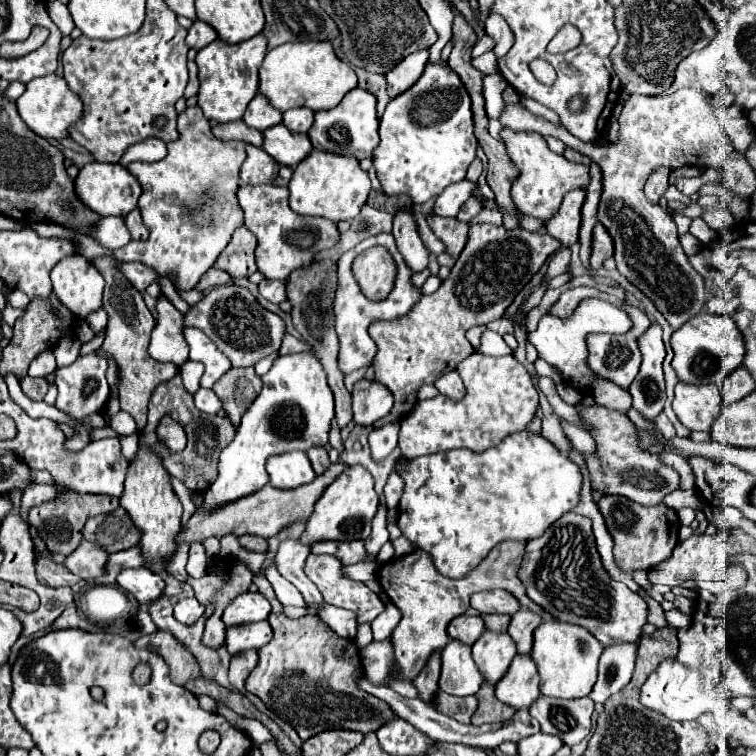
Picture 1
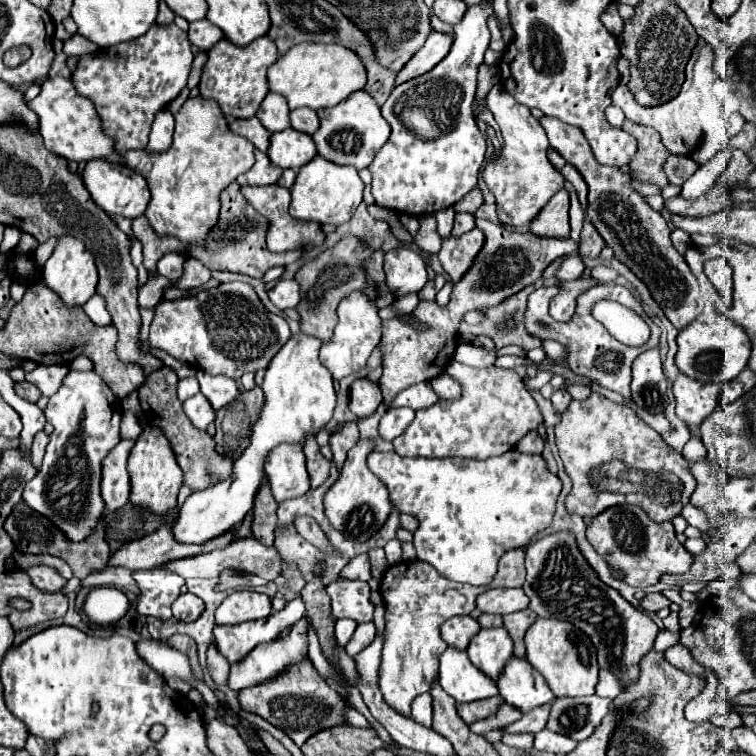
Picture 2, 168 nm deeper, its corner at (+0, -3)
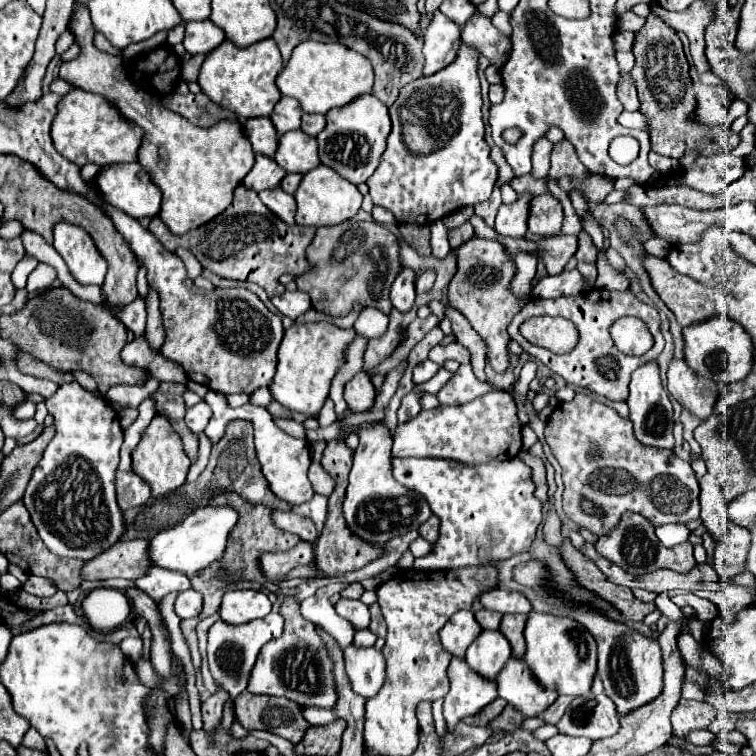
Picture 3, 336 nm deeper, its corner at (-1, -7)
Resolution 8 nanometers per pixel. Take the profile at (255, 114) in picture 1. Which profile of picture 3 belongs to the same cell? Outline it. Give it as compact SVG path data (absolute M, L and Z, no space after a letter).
M282 97L270 115L278 135L284 135L292 129L300 129L300 117L302 117L300 103L296 103L296 99L292 97Z

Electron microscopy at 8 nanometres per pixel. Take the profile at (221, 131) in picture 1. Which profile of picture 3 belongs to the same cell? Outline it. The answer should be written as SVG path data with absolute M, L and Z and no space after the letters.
M268 117L248 119L244 123L244 133L250 139L254 153L266 155L266 157L272 157L276 153L278 135L276 135L276 129L272 127L272 121Z

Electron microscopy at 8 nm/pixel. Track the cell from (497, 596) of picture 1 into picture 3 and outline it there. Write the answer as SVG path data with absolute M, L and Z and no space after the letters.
M494 589L488 591L480 597L480 603L488 611L498 611L498 613L530 613L532 605L530 601L516 591L506 591L506 589Z

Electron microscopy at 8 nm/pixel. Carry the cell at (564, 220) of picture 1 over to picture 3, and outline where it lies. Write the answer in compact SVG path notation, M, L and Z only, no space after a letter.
M550 193L538 195L532 199L530 205L530 219L528 219L528 231L534 235L560 235L564 221L564 209L556 197Z

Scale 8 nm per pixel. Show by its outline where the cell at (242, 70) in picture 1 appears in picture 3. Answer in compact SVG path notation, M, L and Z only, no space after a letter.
M226 39L220 47L206 55L198 75L198 85L216 105L236 113L240 119L268 117L280 99L280 91L274 83L280 69L282 57L274 39L258 41L246 49L238 49L232 41Z

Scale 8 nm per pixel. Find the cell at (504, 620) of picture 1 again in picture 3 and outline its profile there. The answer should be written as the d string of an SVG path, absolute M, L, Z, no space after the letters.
M480 609L476 613L476 621L482 625L482 629L498 629L500 627L500 619L502 619L502 615L494 613L494 611Z

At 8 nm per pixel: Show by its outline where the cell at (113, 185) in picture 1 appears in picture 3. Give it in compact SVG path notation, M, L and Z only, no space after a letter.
M138 163L102 167L96 187L108 203L134 219L154 217L160 211L162 193Z

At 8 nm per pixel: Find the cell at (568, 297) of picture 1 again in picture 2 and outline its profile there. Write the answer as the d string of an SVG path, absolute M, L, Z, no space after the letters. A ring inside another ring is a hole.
M597 285L589 291L585 291L583 295L579 295L577 299L577 309L573 313L573 317L565 323L559 323L555 319L551 319L549 315L549 297L553 297L553 287L541 287L541 289L535 289L529 297L527 297L527 311L525 311L525 331L531 335L531 337L537 337L541 341L545 339L553 339L553 341L559 341L561 345L567 347L567 365L569 369L575 373L575 375L583 375L595 383L599 383L601 387L605 389L611 389L615 393L621 393L623 397L631 397L629 393L629 383L631 383L631 363L635 361L637 355L641 355L643 351L647 349L653 349L659 345L659 337L661 337L661 329L647 317L647 313L643 311L641 303L629 293L629 289L625 289L623 285ZM601 299L609 299L609 301L617 301L617 303L623 303L625 307L633 309L639 317L643 317L649 327L651 327L651 339L647 345L643 347L627 347L623 343L617 343L609 331L599 325L593 317L591 317L591 307L601 301ZM541 323L545 323L547 327L541 327Z

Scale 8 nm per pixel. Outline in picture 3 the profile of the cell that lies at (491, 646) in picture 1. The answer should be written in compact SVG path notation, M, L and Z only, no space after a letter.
M482 631L466 651L468 665L484 675L486 679L496 679L500 669L510 659L510 643L500 631Z

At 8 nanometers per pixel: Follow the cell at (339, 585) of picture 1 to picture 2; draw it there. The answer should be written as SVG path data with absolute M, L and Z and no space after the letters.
M343 581L327 585L327 593L331 595L333 615L337 619L353 619L357 623L373 621L373 605L369 601L369 585L363 581Z

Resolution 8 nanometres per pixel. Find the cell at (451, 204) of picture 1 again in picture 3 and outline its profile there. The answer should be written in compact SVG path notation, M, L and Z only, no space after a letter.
M436 221L430 225L430 245L432 245L432 255L442 259L450 253L450 243L448 243L448 229L442 221Z

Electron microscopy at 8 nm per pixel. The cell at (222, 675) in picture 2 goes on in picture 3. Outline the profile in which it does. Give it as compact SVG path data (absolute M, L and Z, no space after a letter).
M220 687L216 693L212 693L206 701L202 701L202 721L204 729L214 729L216 723L222 719L222 707L228 701L228 693Z

